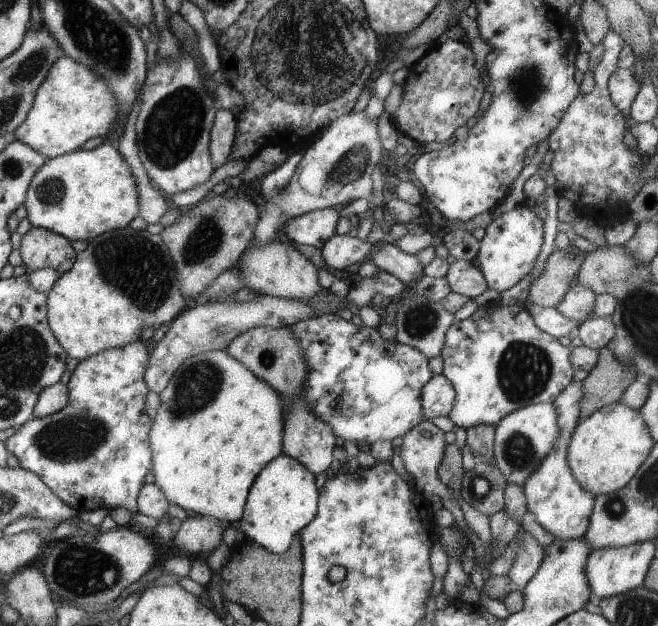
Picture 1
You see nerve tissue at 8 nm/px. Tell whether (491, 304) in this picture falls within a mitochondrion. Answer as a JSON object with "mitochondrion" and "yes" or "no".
{"mitochondrion":"no"}

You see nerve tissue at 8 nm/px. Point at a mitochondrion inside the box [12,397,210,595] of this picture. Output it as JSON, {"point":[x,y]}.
{"point":[74,438]}

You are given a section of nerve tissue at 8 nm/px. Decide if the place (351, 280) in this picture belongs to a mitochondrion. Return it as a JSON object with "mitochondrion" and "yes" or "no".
{"mitochondrion":"no"}

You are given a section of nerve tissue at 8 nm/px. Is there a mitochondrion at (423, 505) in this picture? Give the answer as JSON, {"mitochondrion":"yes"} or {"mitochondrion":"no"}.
{"mitochondrion":"no"}

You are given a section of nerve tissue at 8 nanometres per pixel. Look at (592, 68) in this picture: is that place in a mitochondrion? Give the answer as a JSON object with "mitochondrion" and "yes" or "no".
{"mitochondrion":"no"}

